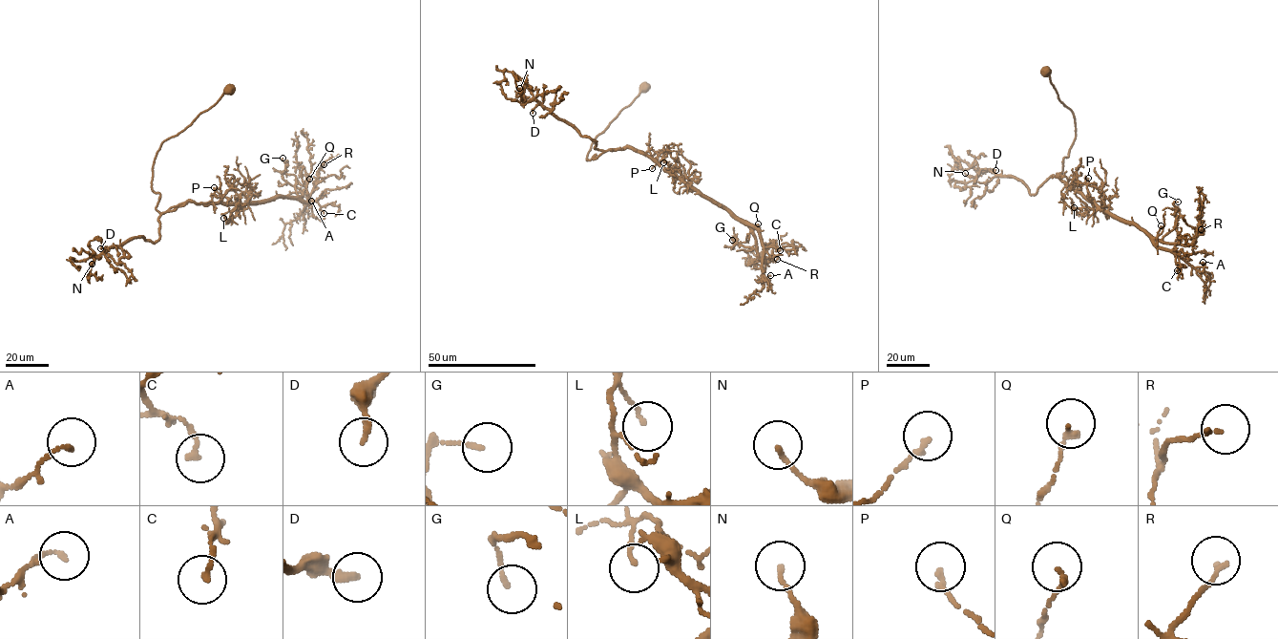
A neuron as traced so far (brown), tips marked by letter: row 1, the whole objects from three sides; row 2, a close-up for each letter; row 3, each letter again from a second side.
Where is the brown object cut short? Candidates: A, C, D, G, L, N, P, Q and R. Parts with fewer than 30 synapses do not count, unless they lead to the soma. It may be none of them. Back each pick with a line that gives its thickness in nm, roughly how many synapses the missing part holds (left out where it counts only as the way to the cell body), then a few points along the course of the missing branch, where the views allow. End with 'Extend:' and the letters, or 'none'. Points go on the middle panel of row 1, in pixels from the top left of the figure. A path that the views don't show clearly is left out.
D: calibre 170 nm; 40 synapses; course (533, 113), (523, 115), (519, 119)
Extend: D

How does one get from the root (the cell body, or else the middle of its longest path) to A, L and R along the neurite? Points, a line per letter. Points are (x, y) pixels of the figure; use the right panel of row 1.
A: (1045, 72), (1075, 125), (1075, 139), (1058, 177), (1097, 207), (1134, 223), (1159, 246), (1194, 267), (1203, 262)
L: (1045, 72), (1075, 125), (1075, 139), (1058, 177), (1094, 205), (1081, 213), (1074, 207)
R: (1045, 72), (1075, 125), (1058, 177), (1179, 256), (1192, 252), (1201, 229)

